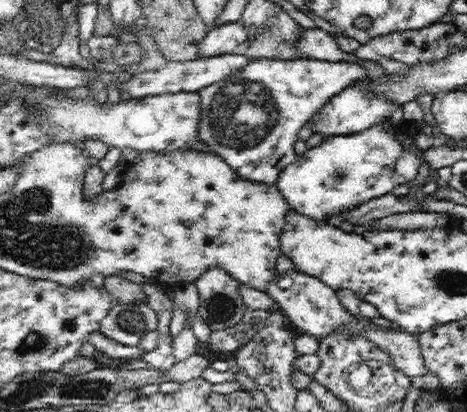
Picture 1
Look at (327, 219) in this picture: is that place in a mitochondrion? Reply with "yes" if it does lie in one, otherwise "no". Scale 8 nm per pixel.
no

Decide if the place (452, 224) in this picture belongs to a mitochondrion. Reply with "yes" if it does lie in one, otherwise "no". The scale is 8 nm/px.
no

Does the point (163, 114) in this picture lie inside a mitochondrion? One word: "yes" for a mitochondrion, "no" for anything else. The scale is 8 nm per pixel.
no

